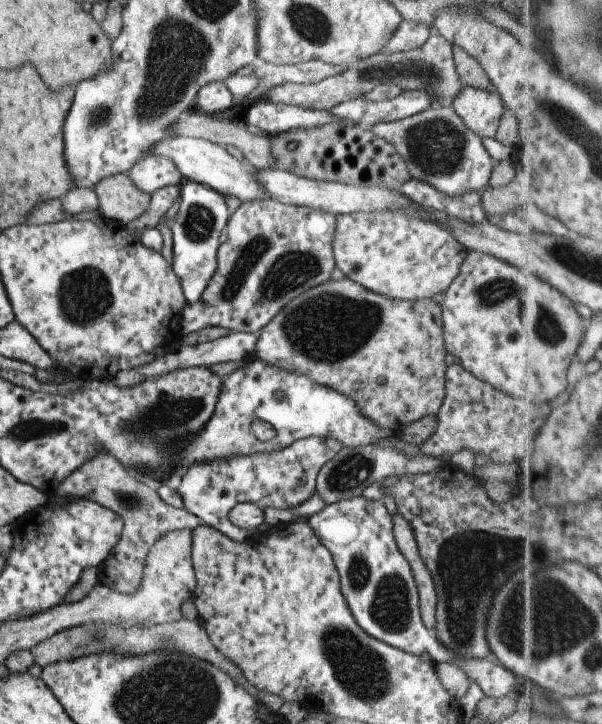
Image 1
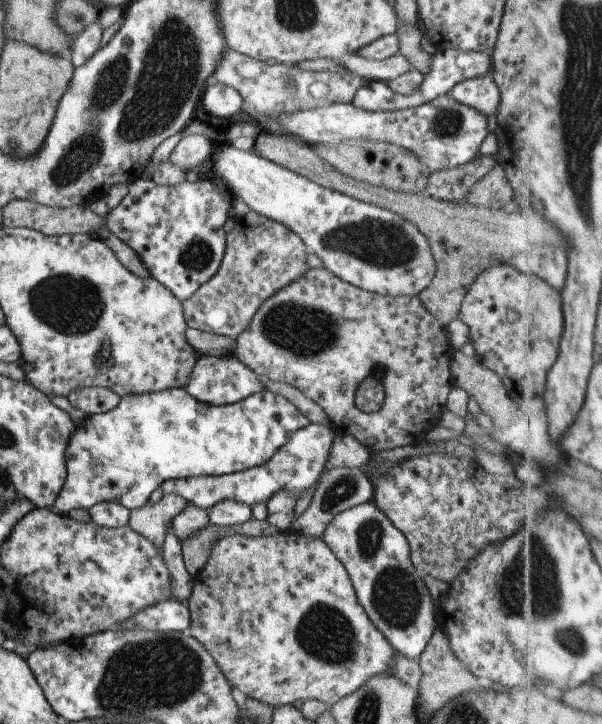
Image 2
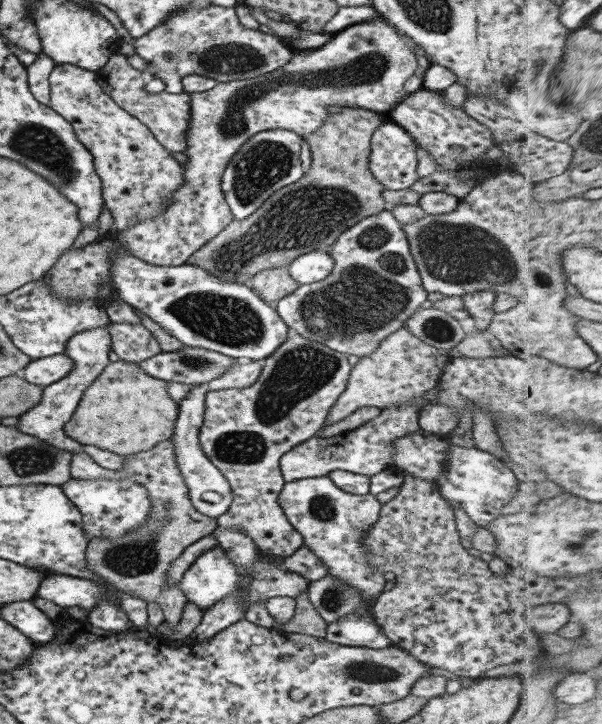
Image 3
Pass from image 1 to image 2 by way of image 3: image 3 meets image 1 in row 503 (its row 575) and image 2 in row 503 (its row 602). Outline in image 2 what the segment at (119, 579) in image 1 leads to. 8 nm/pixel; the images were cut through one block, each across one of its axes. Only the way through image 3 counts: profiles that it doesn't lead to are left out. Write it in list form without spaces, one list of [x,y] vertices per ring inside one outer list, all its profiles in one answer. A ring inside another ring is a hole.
[[[174,493],[165,494],[154,506],[150,506],[148,502],[142,508],[131,510],[129,514],[130,528],[153,542],[159,553],[162,553],[166,524],[176,518],[187,503],[183,496]]]

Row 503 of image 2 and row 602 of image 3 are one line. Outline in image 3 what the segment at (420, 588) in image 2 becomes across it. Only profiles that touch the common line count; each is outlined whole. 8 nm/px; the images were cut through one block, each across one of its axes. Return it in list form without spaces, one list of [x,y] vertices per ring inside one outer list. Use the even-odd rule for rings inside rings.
[[[329,476],[304,478],[285,482],[278,495],[278,504],[290,524],[303,536],[303,544],[310,547],[318,559],[326,565],[332,577],[340,579],[358,589],[362,593],[362,608],[348,616],[342,616],[336,622],[327,624],[326,640],[340,646],[355,646],[382,649],[392,646],[391,640],[384,634],[382,626],[376,624],[372,614],[372,606],[382,592],[386,579],[384,572],[372,568],[366,560],[364,535],[368,528],[377,523],[381,504],[373,494],[358,496],[340,490]]]

